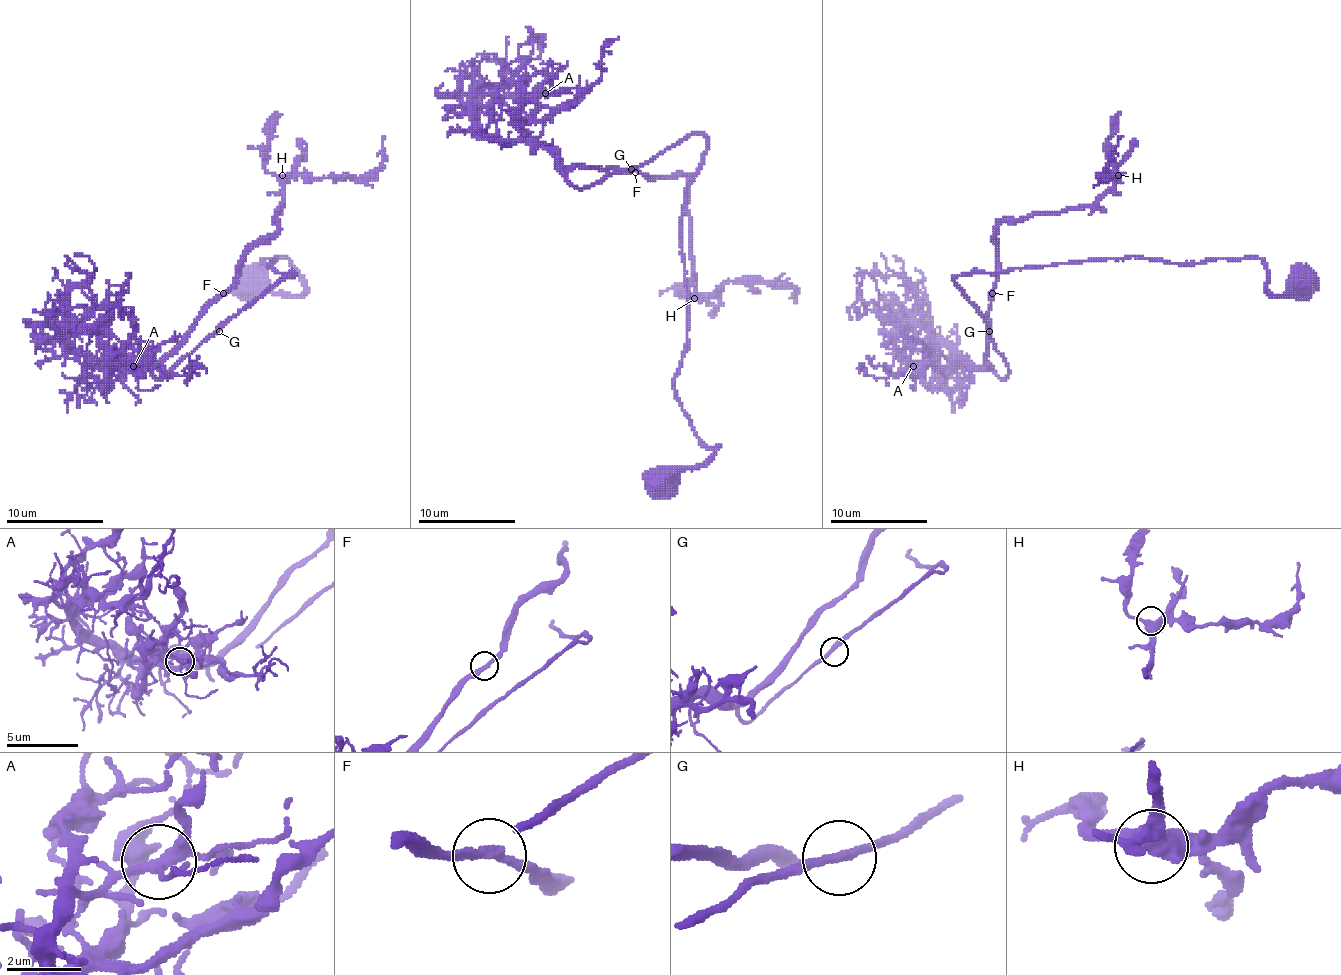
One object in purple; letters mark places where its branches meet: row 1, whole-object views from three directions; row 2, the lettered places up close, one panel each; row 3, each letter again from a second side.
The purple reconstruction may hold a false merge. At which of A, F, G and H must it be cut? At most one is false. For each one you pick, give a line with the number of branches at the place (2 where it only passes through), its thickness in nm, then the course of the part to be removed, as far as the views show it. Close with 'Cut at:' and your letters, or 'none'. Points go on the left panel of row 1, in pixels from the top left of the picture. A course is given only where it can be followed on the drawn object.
Cut at: none

